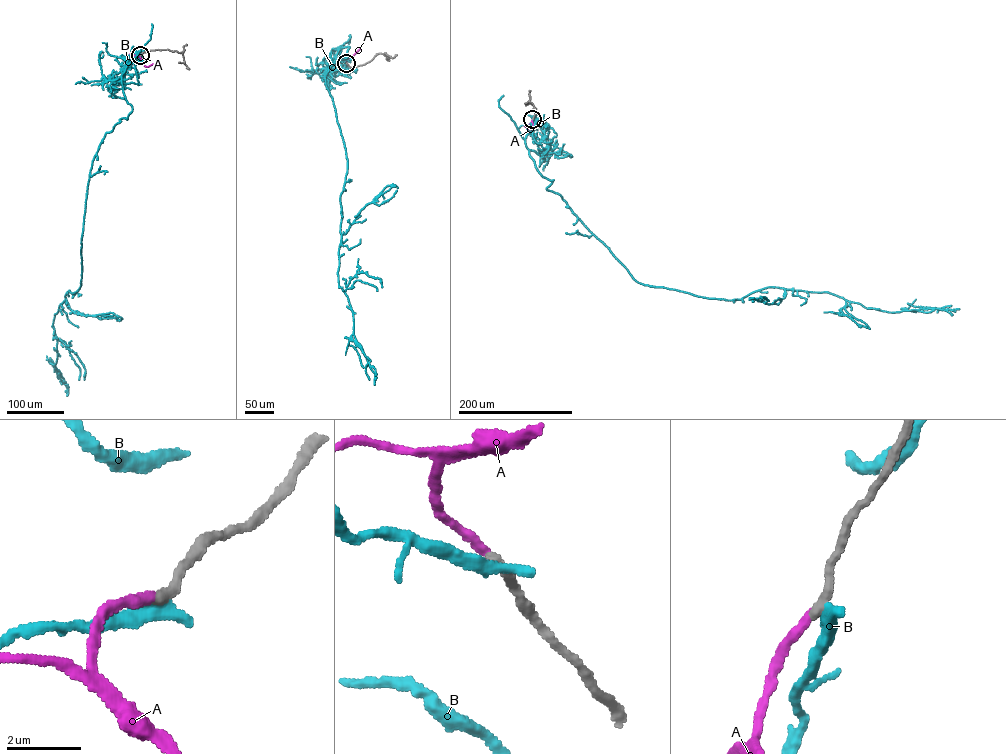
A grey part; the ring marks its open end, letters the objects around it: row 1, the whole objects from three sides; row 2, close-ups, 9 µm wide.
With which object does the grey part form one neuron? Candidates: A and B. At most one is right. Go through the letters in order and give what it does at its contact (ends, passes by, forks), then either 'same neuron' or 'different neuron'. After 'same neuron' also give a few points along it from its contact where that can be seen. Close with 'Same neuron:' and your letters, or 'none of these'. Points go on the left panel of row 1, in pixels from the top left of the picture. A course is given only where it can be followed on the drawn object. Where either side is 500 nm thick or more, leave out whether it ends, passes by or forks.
A: it ends there; same neuron; it runs (140, 55), (145, 66), (153, 63)
B: it ends there; different neuron
Same neuron: A

